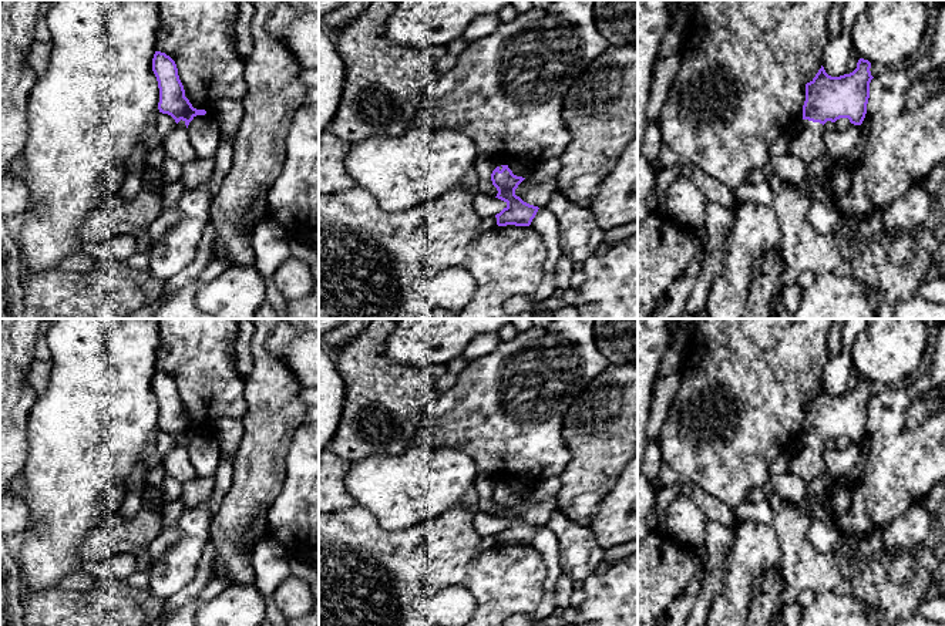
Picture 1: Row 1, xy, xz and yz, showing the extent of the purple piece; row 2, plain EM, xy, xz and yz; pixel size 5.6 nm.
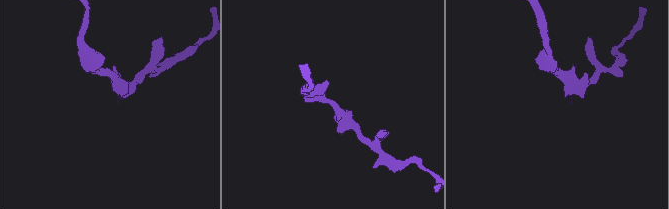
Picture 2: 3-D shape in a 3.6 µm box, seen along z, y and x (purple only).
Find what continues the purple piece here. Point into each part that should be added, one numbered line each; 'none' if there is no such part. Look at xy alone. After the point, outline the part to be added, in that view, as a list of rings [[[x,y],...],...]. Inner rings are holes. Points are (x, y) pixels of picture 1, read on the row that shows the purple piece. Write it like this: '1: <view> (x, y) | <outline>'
1: xy (177, 145) | [[[182,120],[176,124],[174,131],[162,137],[161,145],[167,158],[172,158],[181,164],[198,159],[198,155],[189,142],[185,121]]]

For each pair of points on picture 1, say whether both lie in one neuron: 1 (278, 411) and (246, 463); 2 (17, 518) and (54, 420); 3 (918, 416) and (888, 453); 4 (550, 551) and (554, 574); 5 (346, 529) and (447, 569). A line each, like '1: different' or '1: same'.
1: same
2: different
3: different
4: same
5: same

